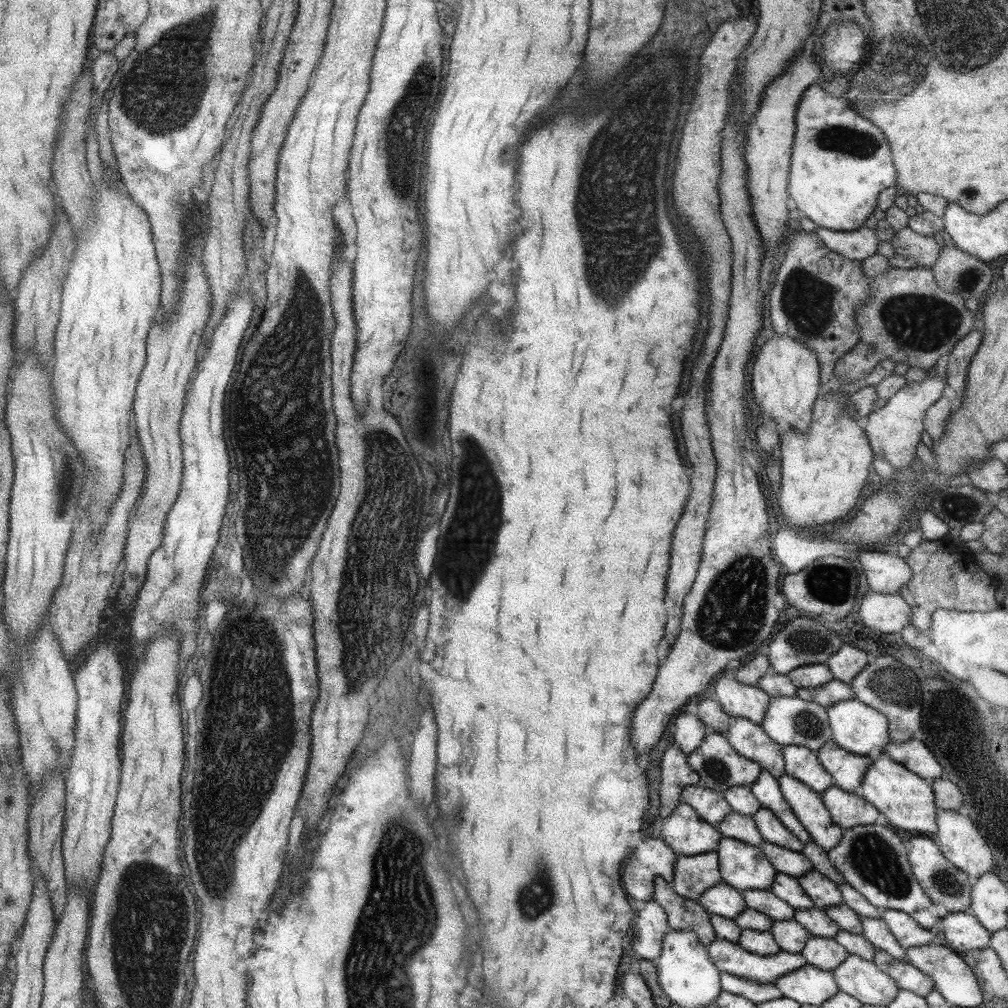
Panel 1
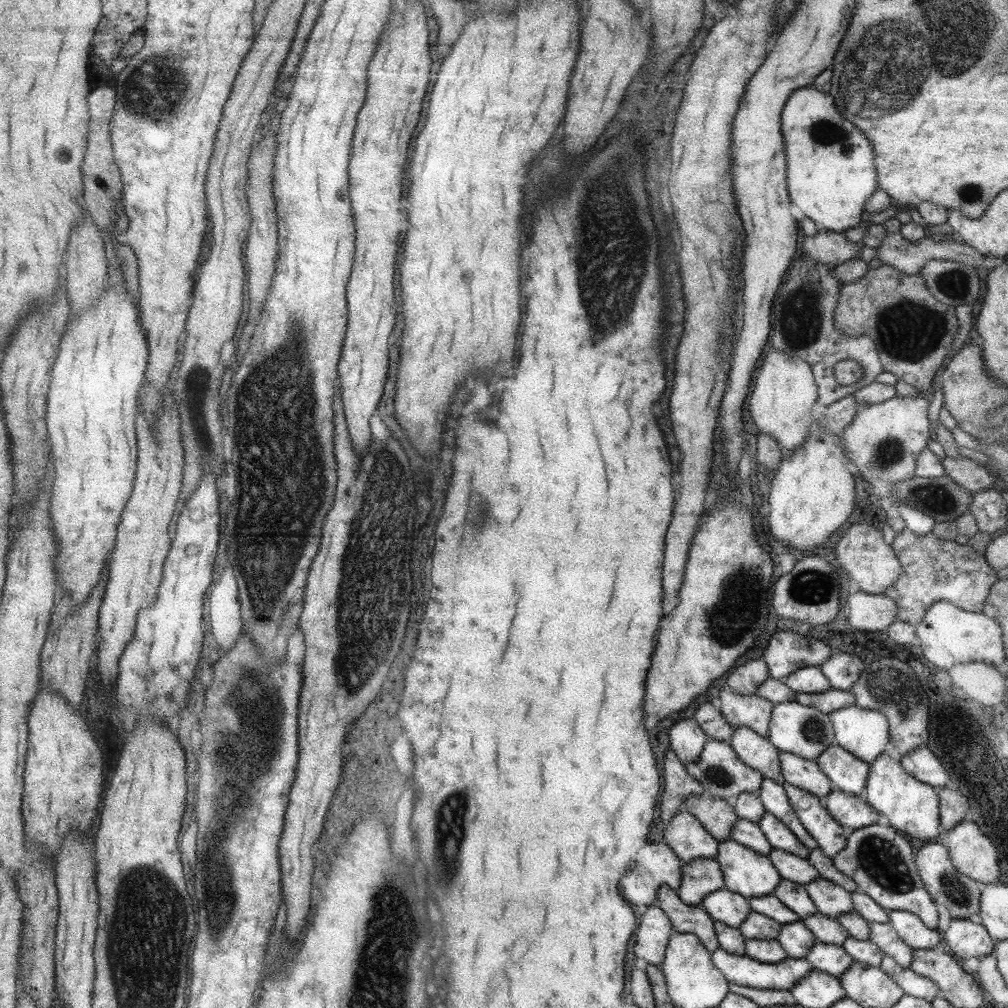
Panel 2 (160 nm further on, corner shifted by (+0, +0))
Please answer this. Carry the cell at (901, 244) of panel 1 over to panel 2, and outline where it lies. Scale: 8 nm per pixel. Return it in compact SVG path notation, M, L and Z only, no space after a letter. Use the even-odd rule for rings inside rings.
M899 232L895 234L885 236L885 239L879 246L876 247L877 258L880 260L880 264L888 264L893 268L896 268L899 272L903 274L915 275L918 270L924 266L928 260L952 260L953 262L961 262L963 264L969 264L973 267L981 267L984 256L973 250L973 248L967 246L958 241L956 238L951 242L933 242L931 238L921 238L921 240L915 243L909 243L905 241Z

